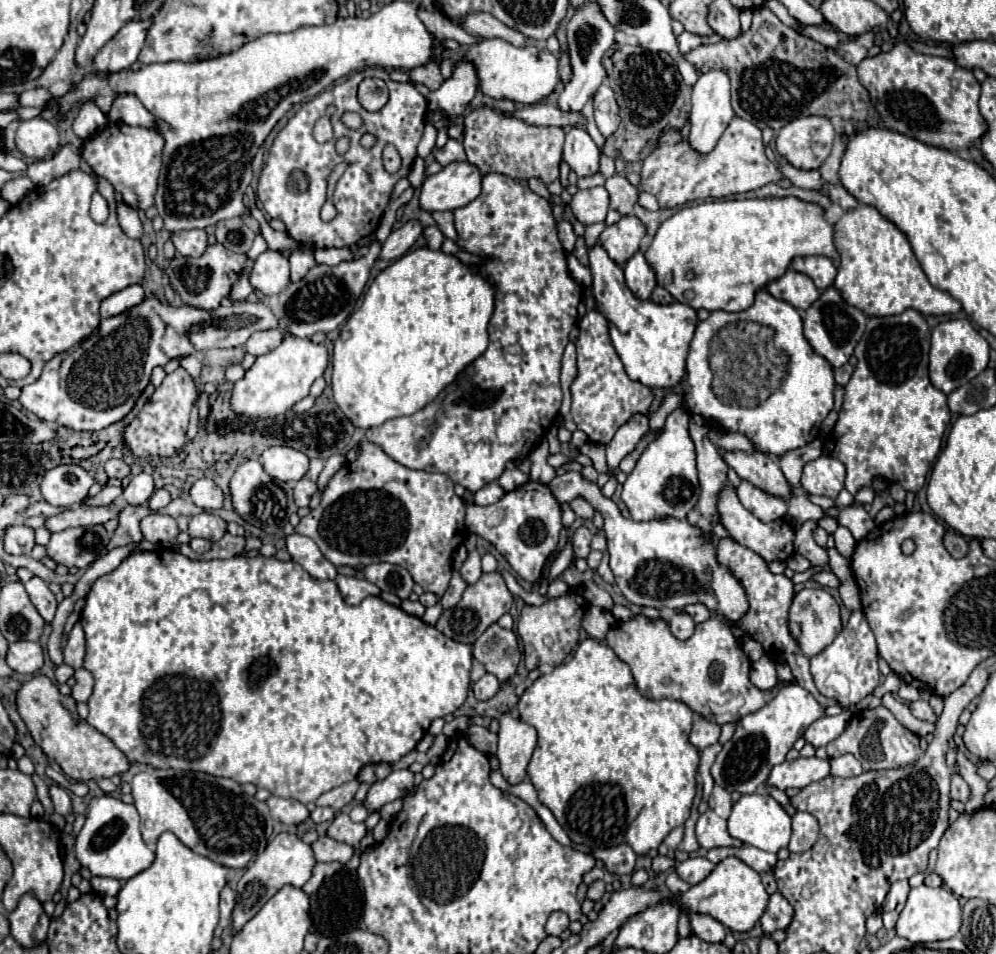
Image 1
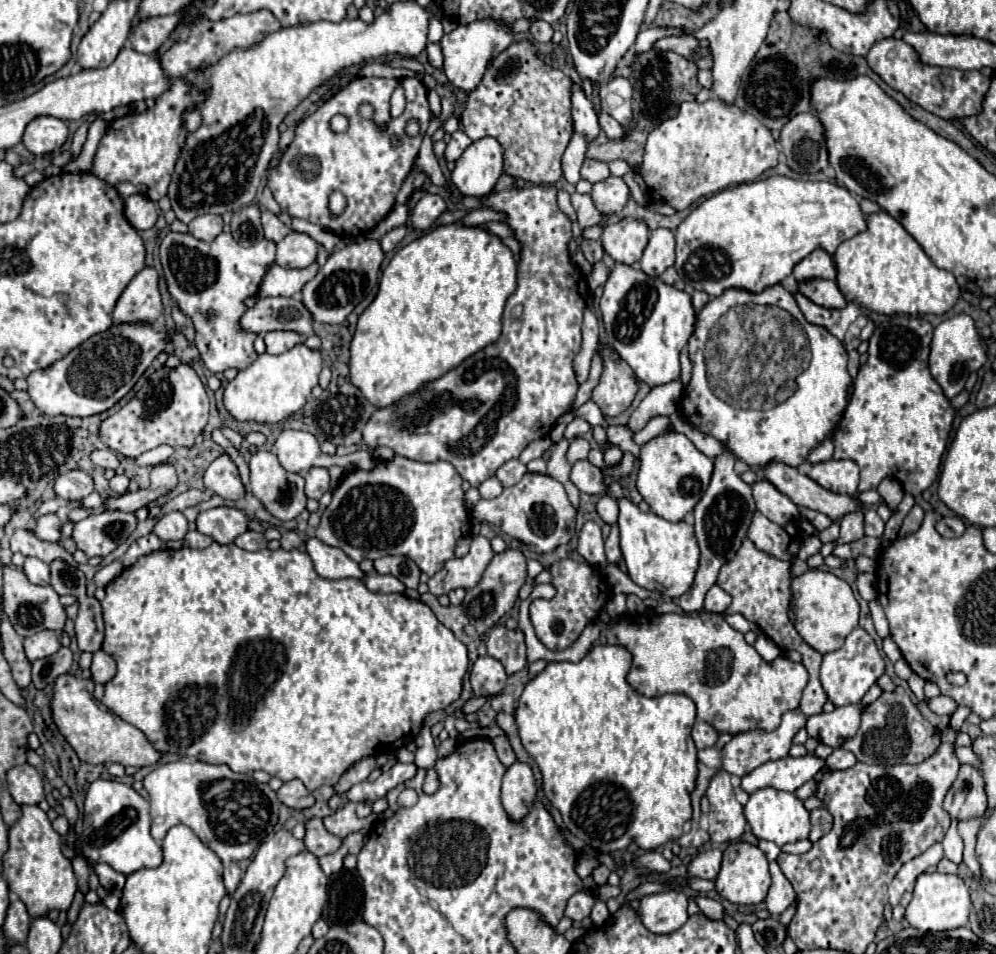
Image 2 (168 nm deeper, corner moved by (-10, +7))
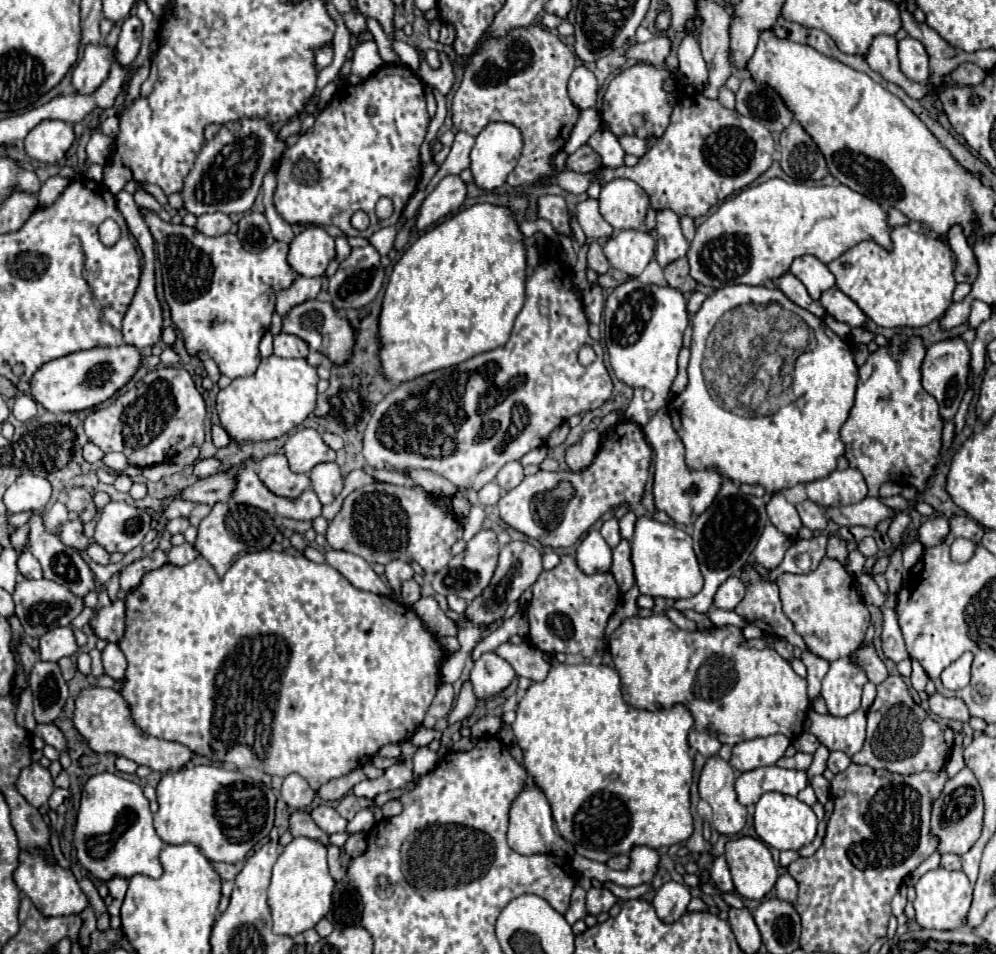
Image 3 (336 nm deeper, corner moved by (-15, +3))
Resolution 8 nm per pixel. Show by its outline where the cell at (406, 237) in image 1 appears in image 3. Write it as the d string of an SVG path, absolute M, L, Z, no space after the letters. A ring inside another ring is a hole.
M444 176L440 184L434 188L432 194L426 196L426 200L420 206L416 228L424 230L442 216L458 210L466 198L466 184L460 176Z

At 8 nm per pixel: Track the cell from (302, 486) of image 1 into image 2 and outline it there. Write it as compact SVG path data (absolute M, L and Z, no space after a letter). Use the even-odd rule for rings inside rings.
M311 468L305 474L305 494L307 498L319 500L329 488L329 472L325 468Z

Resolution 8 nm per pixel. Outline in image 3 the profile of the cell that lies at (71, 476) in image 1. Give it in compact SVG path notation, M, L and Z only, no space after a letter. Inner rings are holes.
M76 486L76 488L70 490L68 500L66 500L66 506L68 506L68 510L80 514L80 512L86 510L86 506L88 506L90 502L92 502L92 494L90 494L84 486Z

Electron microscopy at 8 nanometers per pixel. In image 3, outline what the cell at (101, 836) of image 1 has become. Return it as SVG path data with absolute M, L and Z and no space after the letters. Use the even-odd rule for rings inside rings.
M102 772L94 774L86 786L82 788L82 800L76 816L76 826L74 826L74 848L80 864L98 880L110 882L112 878L132 878L134 874L144 874L150 878L160 878L162 876L162 866L160 866L160 850L162 850L162 840L158 838L154 826L152 826L152 812L148 808L148 798L144 796L142 788L126 780L118 774Z

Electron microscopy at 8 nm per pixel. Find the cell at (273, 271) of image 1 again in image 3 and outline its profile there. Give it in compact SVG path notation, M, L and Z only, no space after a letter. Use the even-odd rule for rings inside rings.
M304 228L290 244L288 264L300 276L322 276L334 256L334 238L324 228Z

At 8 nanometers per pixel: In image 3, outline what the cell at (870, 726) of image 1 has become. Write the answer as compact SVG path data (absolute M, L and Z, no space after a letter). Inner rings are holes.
M888 676L876 686L878 694L868 708L868 736L864 748L852 756L852 762L866 764L870 768L882 768L896 774L914 774L922 770L940 772L954 746L954 730L928 718L928 712L920 708L902 680L902 676Z

